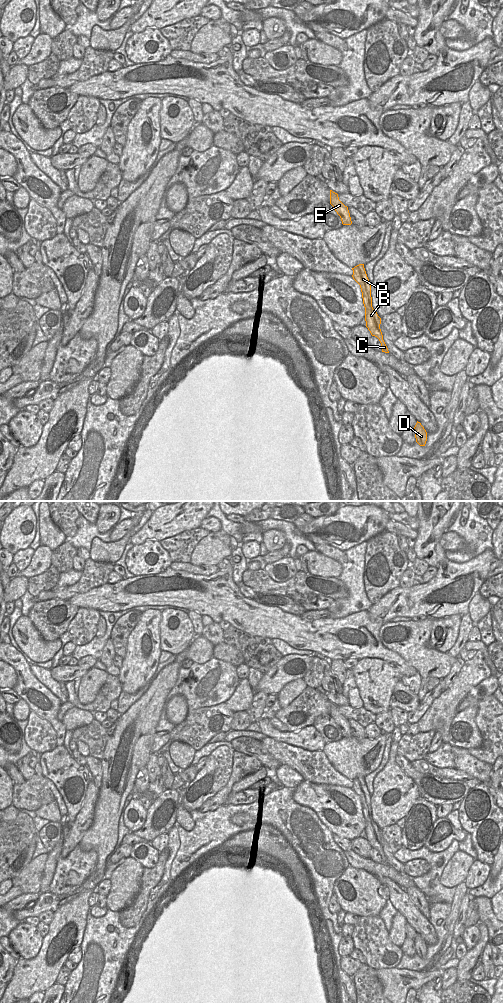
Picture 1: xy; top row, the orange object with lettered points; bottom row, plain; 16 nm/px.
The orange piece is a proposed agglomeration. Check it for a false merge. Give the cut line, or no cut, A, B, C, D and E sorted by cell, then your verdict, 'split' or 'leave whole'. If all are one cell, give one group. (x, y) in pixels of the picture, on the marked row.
no cut | A B C D E | leave whole

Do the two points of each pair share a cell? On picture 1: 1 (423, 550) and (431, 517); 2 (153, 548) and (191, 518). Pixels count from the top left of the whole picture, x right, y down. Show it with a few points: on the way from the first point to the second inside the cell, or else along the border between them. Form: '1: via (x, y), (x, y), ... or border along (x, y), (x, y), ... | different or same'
1: via (426, 542), (431, 525) | same
2: border along (159, 540), (145, 540), (136, 545) | different

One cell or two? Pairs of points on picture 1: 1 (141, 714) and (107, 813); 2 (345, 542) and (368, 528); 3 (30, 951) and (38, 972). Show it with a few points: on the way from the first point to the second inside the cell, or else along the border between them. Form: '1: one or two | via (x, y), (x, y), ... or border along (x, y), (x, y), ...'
1: one | via (133, 739), (132, 763), (126, 788)
2: one | via (351, 542), (365, 534)
3: two | border along (43, 937), (40, 950), (35, 956), (21, 958)

